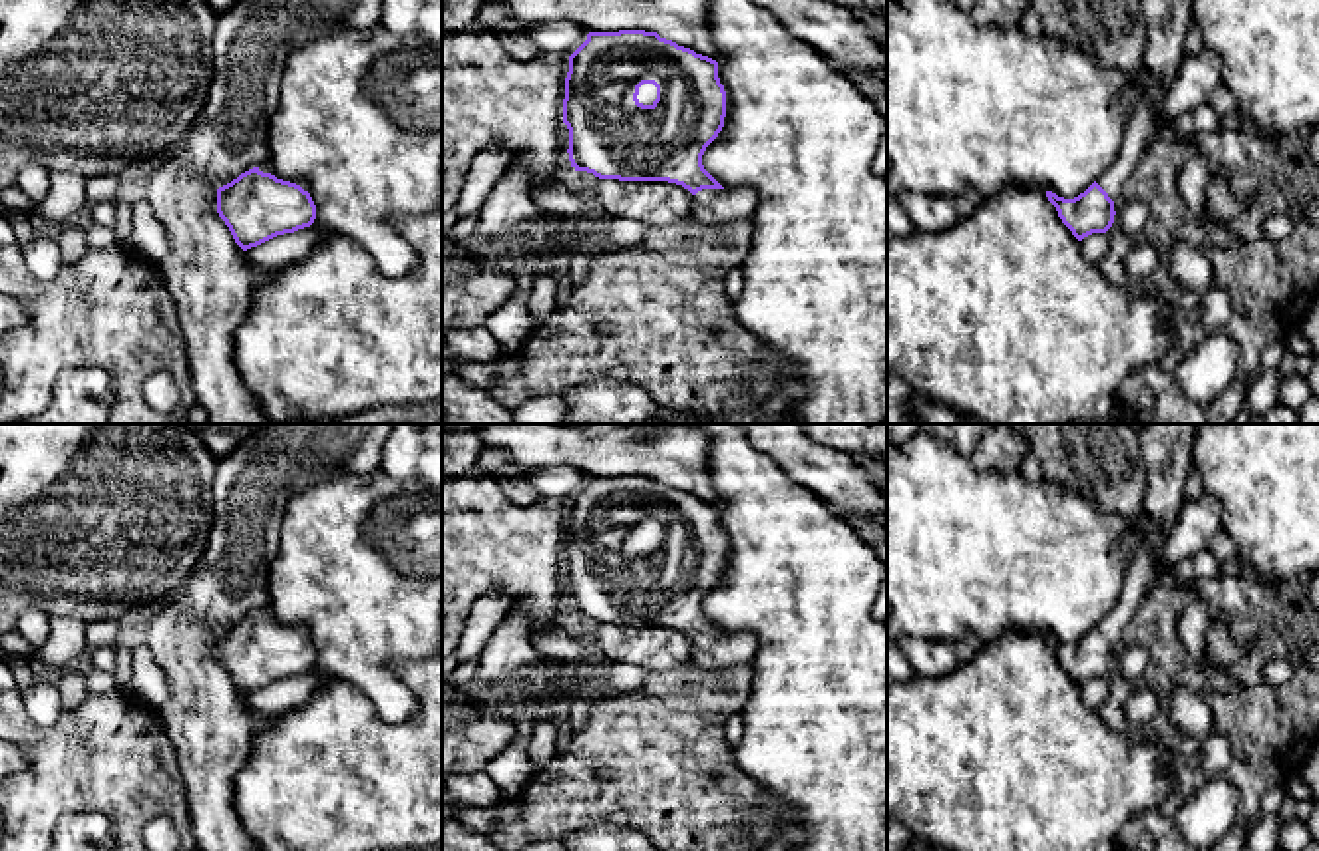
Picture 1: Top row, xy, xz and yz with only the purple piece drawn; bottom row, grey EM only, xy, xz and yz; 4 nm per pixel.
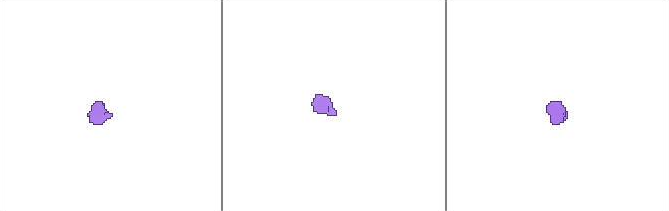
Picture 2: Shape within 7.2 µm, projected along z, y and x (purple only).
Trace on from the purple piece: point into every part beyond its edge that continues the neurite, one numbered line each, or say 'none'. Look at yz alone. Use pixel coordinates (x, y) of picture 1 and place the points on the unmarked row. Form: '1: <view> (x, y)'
1: yz (1166, 448)

